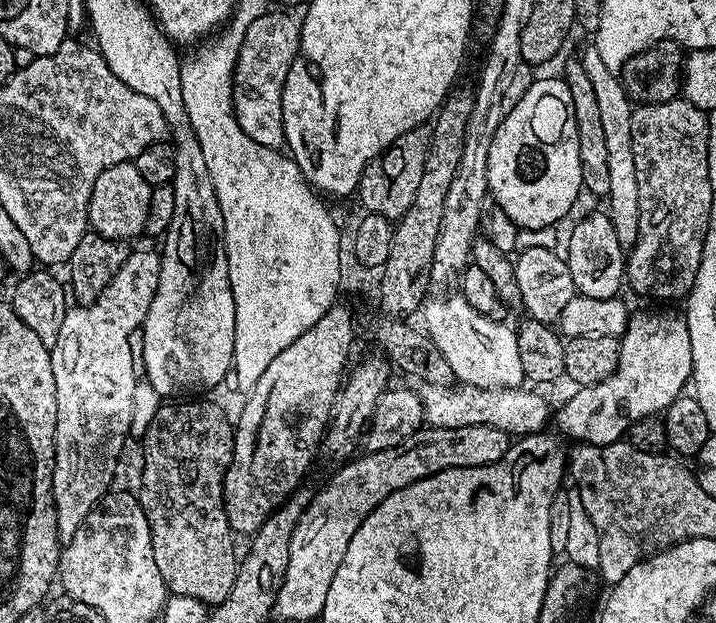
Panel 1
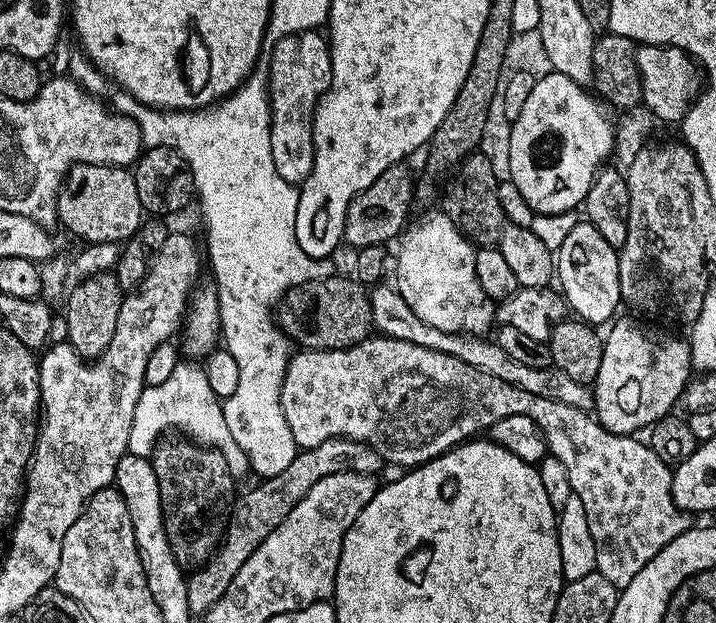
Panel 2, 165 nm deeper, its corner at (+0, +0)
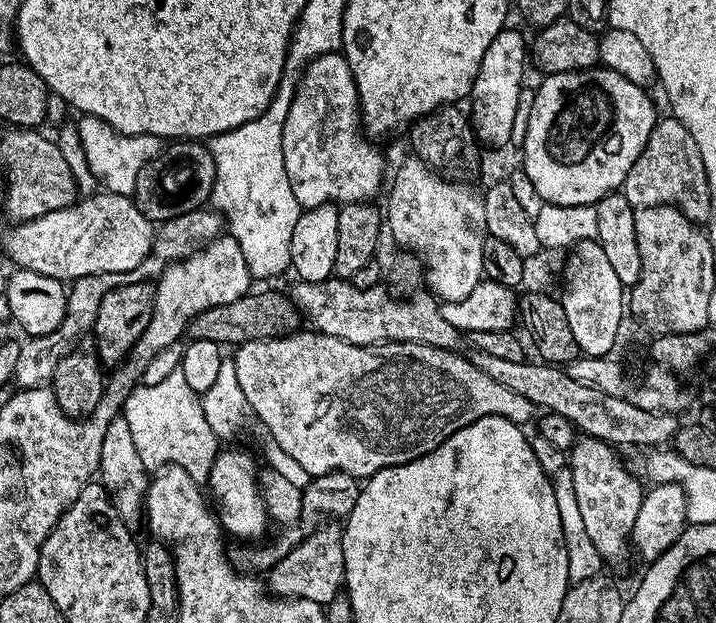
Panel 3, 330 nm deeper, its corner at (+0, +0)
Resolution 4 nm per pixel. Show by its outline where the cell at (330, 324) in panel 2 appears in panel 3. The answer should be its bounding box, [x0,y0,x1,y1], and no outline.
[187,292,302,346]

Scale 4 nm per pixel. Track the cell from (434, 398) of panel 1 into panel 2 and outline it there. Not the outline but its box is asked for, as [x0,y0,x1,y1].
[280,335,690,590]

